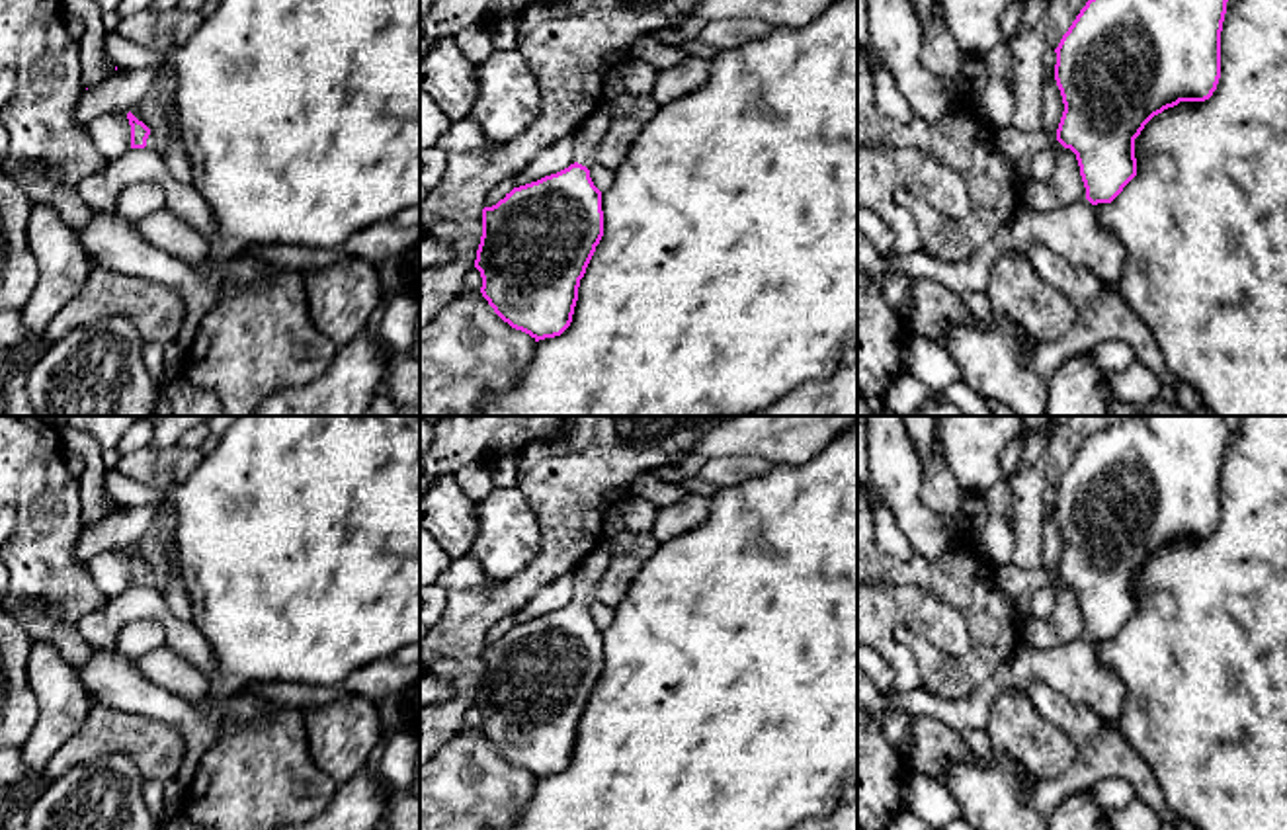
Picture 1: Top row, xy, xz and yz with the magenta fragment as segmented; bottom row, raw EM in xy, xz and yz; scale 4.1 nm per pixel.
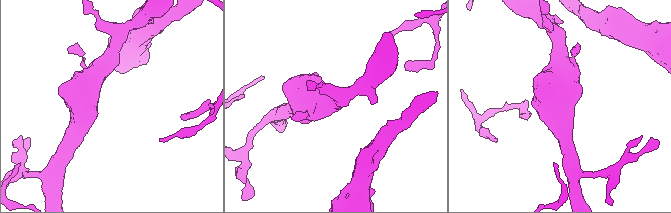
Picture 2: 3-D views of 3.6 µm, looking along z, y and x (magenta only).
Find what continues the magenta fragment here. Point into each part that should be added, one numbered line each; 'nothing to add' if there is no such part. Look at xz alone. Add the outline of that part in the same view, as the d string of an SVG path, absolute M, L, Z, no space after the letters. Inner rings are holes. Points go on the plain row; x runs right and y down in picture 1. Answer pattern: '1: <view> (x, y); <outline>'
1: xz (592, 567); M600 547L590 553L580 568L576 570L576 582L574 582L574 600L592 605L594 600L594 588L600 582L605 566L611 560L611 553L605 547Z

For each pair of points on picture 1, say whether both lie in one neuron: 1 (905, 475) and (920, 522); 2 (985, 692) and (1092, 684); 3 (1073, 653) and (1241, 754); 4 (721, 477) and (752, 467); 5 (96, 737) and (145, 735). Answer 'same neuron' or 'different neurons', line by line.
1: same neuron
2: same neuron
3: different neurons
4: same neuron
5: same neuron

